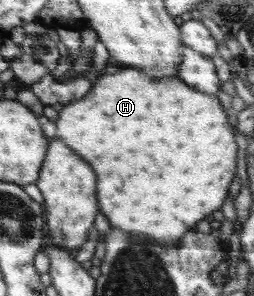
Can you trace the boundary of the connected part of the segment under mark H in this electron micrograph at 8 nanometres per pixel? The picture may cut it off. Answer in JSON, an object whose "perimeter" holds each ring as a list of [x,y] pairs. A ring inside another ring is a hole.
{"perimeter":[[[124,68],[100,78],[82,100],[64,105],[55,123],[58,126],[55,136],[64,134],[64,138],[68,138],[64,141],[72,142],[72,146],[76,146],[76,150],[80,150],[80,154],[100,170],[100,202],[104,202],[102,214],[114,228],[144,232],[136,235],[136,240],[156,242],[145,236],[150,234],[160,240],[162,246],[180,242],[196,222],[204,220],[224,204],[238,168],[236,134],[218,98],[204,91],[198,92],[178,77],[152,80],[142,70]]]}

